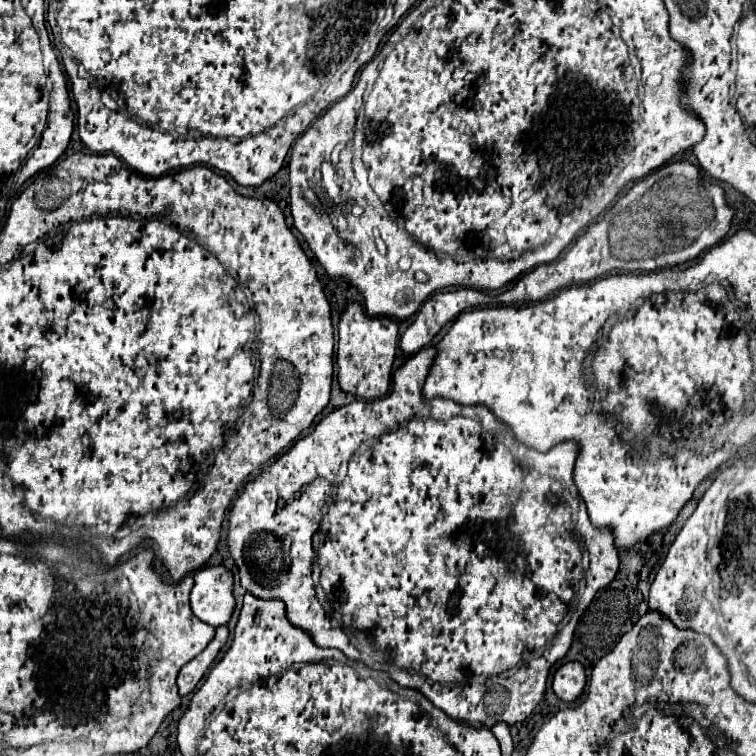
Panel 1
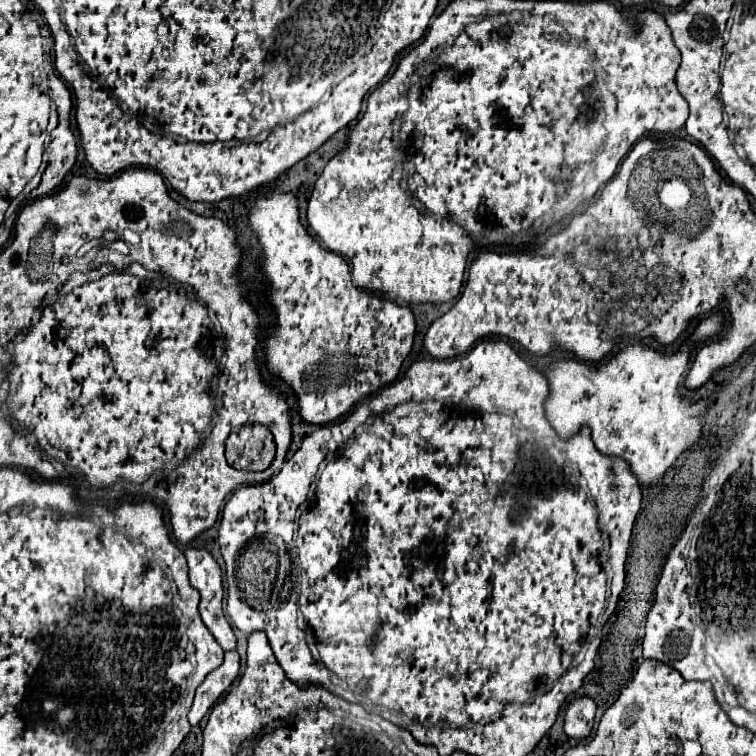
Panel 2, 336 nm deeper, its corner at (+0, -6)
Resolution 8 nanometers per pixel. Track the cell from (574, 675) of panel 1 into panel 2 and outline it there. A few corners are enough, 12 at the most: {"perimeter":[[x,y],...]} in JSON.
{"perimeter":[[572,698],[564,710],[564,732],[584,738],[594,724],[596,704]]}

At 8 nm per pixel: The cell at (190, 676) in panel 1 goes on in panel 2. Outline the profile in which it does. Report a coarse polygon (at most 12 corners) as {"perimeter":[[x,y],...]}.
{"perimeter":[[226,652],[196,690],[188,720],[196,726],[240,672],[238,652]]}

